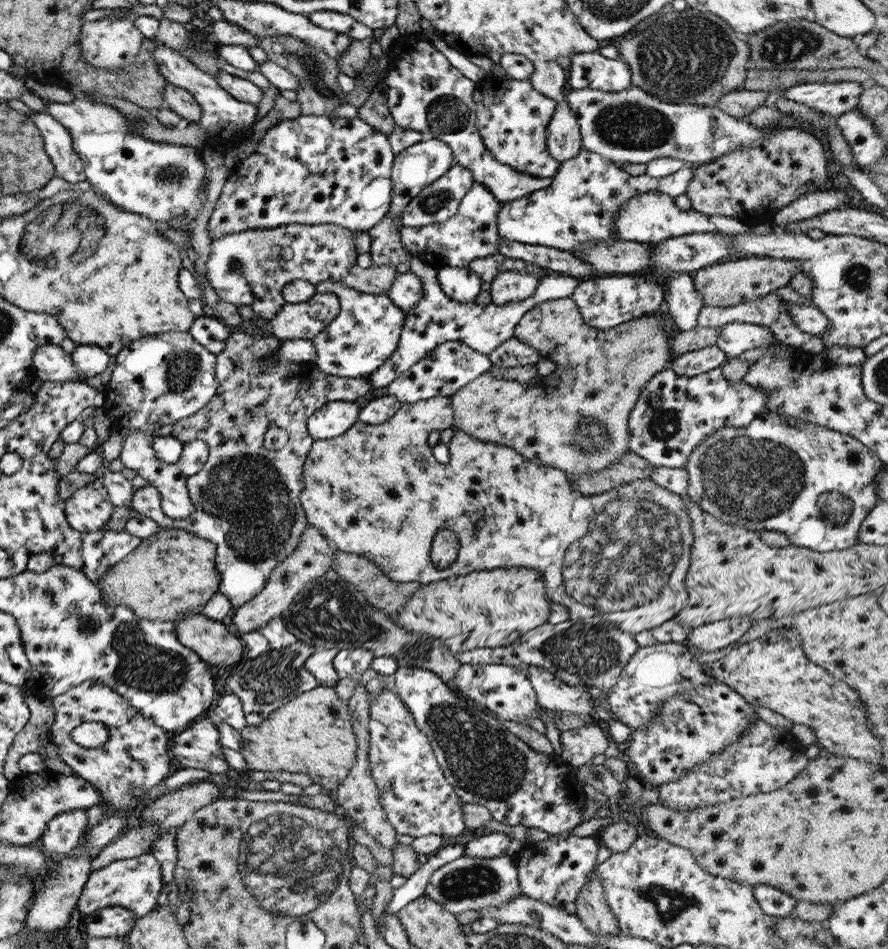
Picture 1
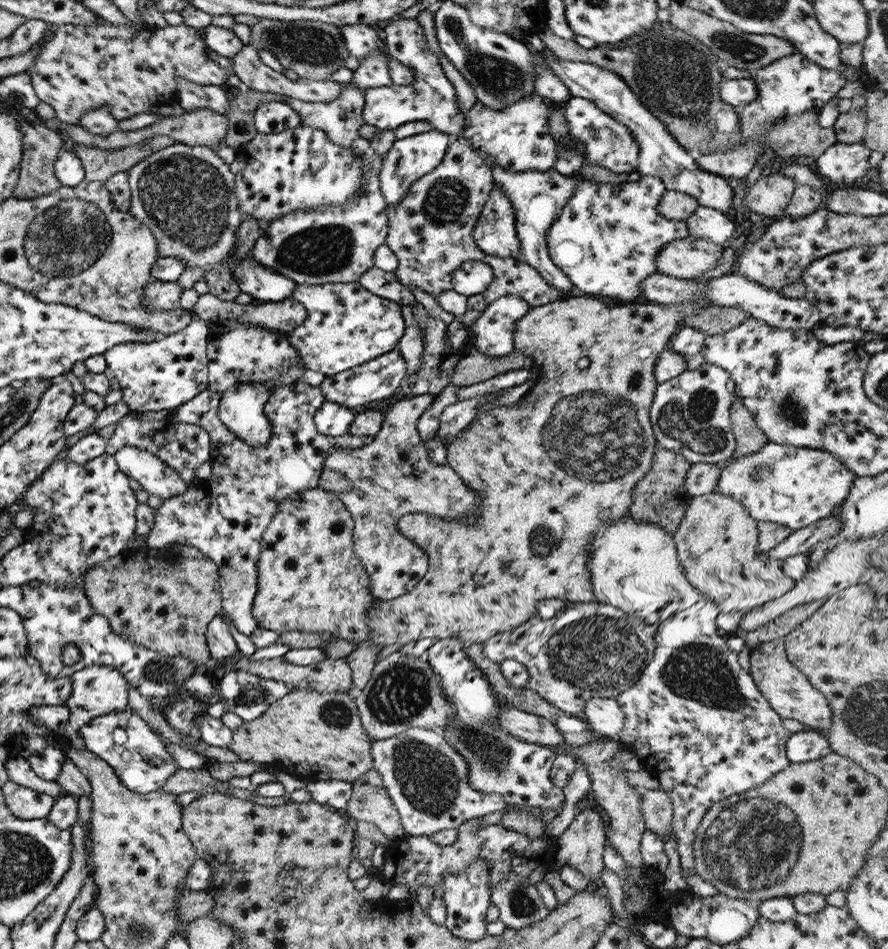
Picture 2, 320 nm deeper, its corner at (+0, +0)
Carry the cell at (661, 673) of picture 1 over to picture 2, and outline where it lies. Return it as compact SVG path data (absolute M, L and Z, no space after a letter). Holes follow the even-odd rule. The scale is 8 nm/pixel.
M702 594L702 597L688 609L677 612L660 622L654 632L654 653L649 664L646 664L646 668L638 676L635 684L632 684L627 691L620 692L617 697L613 698L619 706L619 710L623 712L623 729L615 740L617 740L621 749L627 750L627 752L633 753L637 757L642 770L653 776L659 783L659 789L670 798L672 804L672 838L675 840L675 848L679 855L679 868L683 874L685 870L694 870L693 847L696 841L694 836L700 823L700 818L704 815L707 808L728 796L745 792L750 788L755 788L765 783L790 764L787 761L785 750L785 742L787 742L790 734L783 729L782 719L777 716L771 706L769 706L769 702L765 701L765 698L757 690L751 675L738 663L738 653L731 651L727 647L725 635L719 632L719 629L715 626L715 617L719 612L718 606Z

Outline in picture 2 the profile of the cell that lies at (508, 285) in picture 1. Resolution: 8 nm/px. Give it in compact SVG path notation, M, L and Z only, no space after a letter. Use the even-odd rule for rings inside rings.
M505 295L488 304L471 324L465 329L471 340L467 340L470 351L481 353L487 357L503 357L515 351L513 331L516 322L530 309L528 304L517 296Z

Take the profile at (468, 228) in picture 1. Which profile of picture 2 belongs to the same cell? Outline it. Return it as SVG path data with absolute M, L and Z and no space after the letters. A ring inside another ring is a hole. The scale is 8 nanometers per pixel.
M493 187L485 204L483 204L477 222L471 231L473 244L484 254L506 260L509 257L516 259L519 255L519 244L515 236L515 216L508 196L499 188Z

